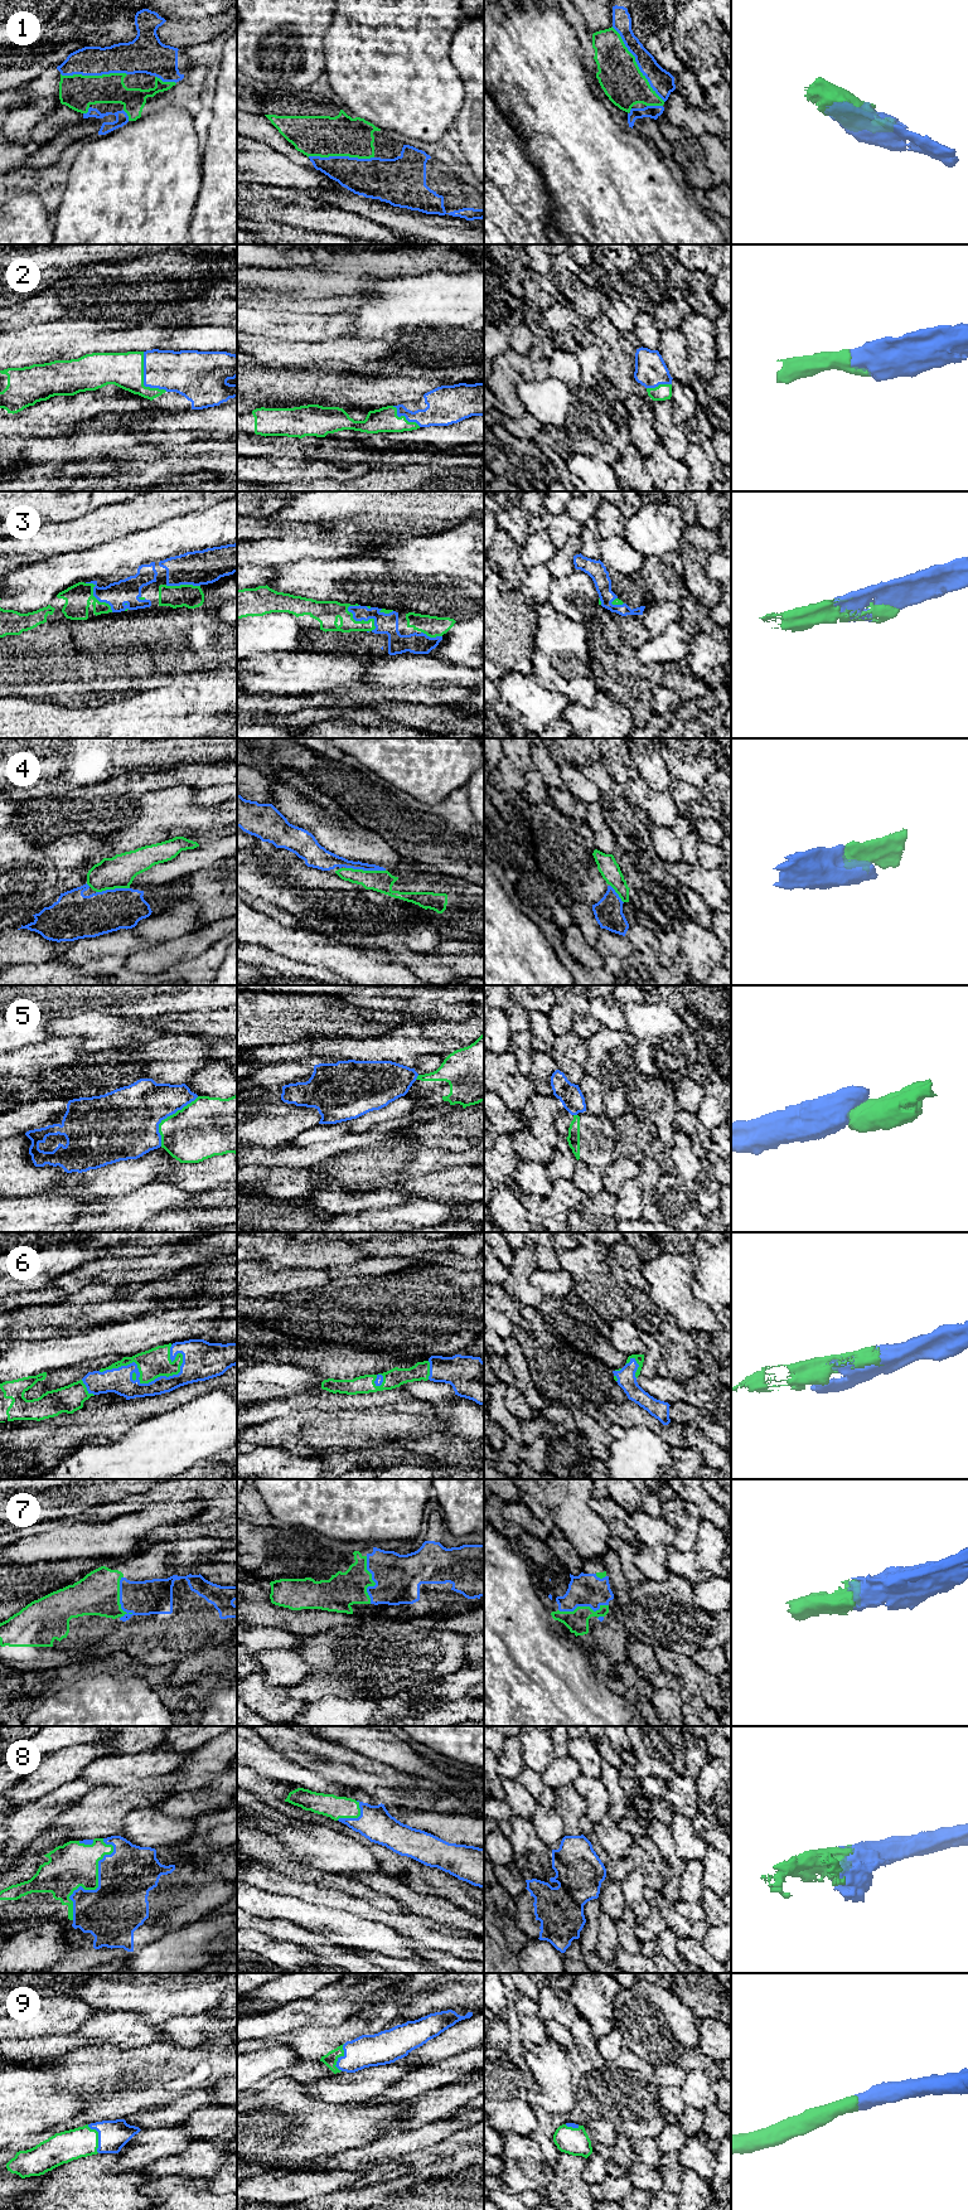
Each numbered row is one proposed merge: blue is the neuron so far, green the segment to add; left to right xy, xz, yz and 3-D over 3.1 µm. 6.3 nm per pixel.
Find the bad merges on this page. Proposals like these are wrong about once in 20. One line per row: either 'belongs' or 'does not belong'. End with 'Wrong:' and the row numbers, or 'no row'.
1: belongs
2: belongs
3: belongs
4: belongs
5: does not belong
6: belongs
7: belongs
8: belongs
9: belongs
Wrong: 5

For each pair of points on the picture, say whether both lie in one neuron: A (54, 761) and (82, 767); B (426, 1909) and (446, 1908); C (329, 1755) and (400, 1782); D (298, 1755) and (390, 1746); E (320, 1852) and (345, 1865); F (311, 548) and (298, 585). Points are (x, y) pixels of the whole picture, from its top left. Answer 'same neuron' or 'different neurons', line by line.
A: different neurons
B: same neuron
C: same neuron
D: different neurons
E: same neuron
F: different neurons

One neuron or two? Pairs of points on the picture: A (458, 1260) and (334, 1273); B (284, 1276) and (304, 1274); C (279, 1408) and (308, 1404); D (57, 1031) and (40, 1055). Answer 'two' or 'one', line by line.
A: one
B: one
C: one
D: two

